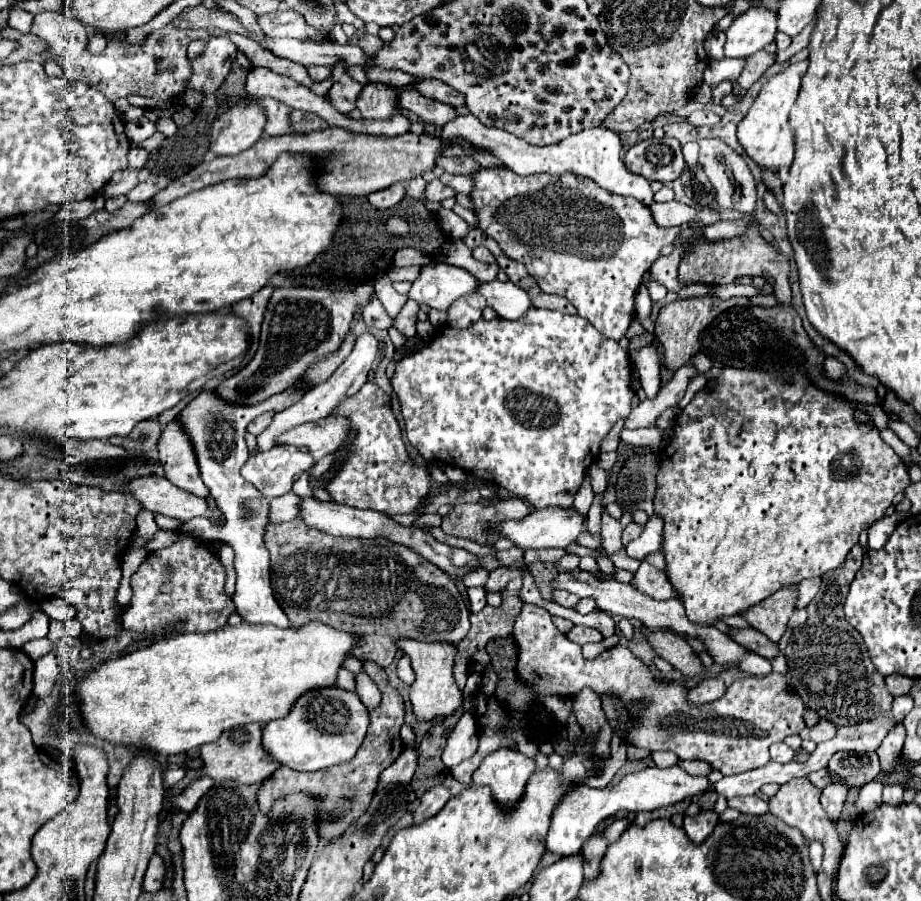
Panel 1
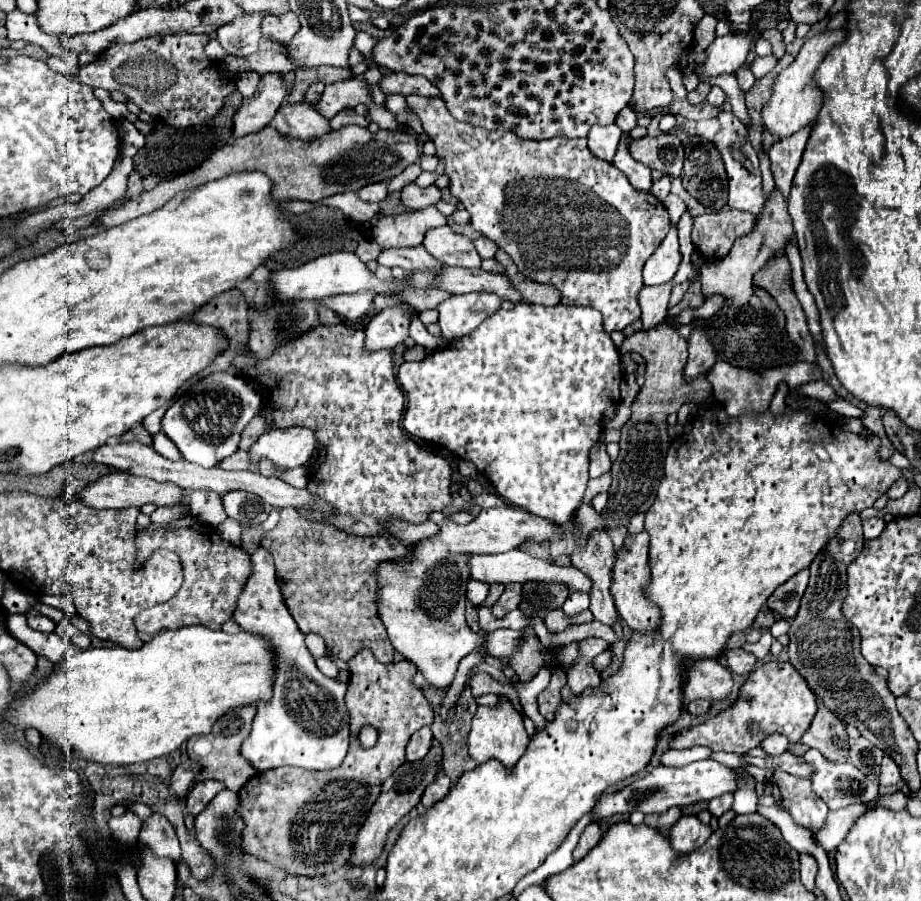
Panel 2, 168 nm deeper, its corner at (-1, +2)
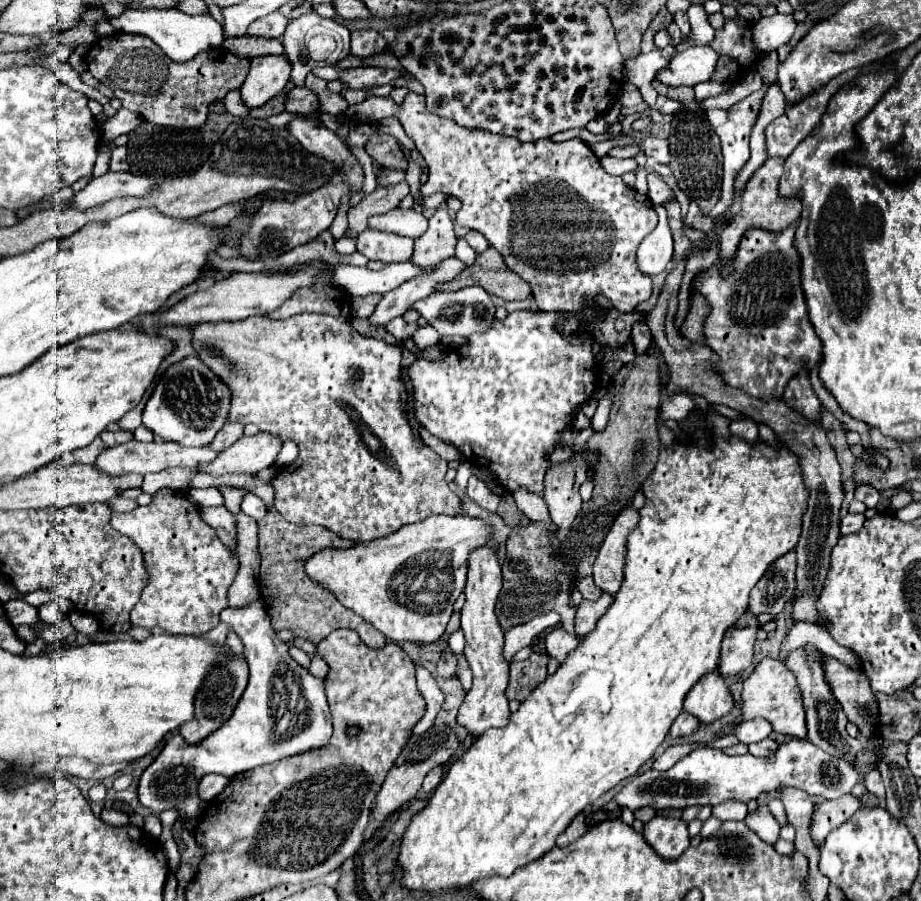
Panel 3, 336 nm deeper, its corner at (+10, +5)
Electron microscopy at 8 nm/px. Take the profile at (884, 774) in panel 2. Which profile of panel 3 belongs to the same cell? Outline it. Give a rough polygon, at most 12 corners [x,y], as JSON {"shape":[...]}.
{"shape":[[877,769],[865,777],[867,793],[883,799],[885,787]]}

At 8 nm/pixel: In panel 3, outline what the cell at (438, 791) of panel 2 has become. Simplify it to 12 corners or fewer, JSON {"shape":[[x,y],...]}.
{"shape":[[443,767],[435,769],[425,777],[423,791],[431,791],[443,779]]}

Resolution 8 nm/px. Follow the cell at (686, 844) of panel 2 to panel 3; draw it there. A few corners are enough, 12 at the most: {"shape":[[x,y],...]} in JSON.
{"shape":[[653,817],[643,837],[657,855],[679,859],[689,847],[681,819]]}

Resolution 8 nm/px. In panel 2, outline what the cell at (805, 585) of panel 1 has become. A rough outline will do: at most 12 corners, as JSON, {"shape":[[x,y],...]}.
{"shape":[[808,570],[784,582],[768,598],[774,614],[794,618],[808,586]]}

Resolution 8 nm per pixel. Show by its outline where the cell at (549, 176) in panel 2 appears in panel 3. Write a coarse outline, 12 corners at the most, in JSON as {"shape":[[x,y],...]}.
{"shape":[[367,97],[541,311],[651,297],[647,195],[583,139],[465,129]]}

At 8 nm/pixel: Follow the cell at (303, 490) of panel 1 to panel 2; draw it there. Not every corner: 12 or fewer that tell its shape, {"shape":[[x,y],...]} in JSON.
{"shape":[[310,428],[266,430],[250,448],[252,470],[262,456],[304,466],[318,448]]}

